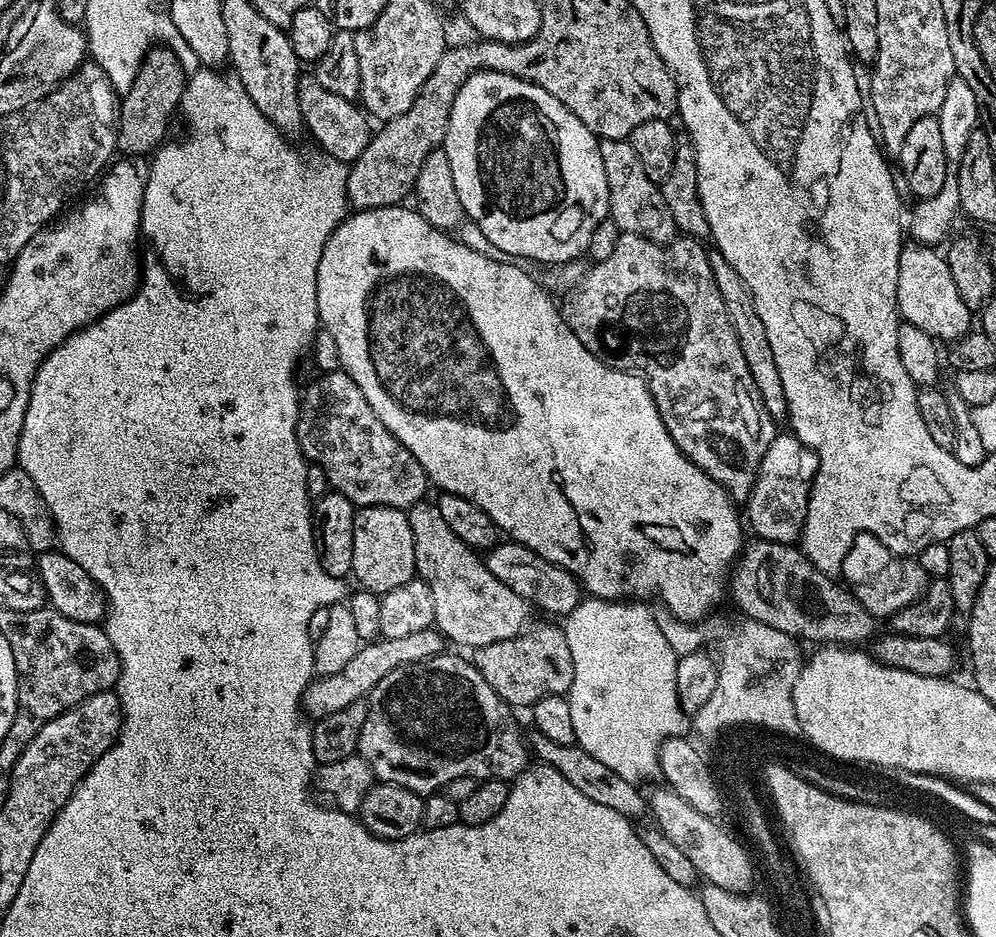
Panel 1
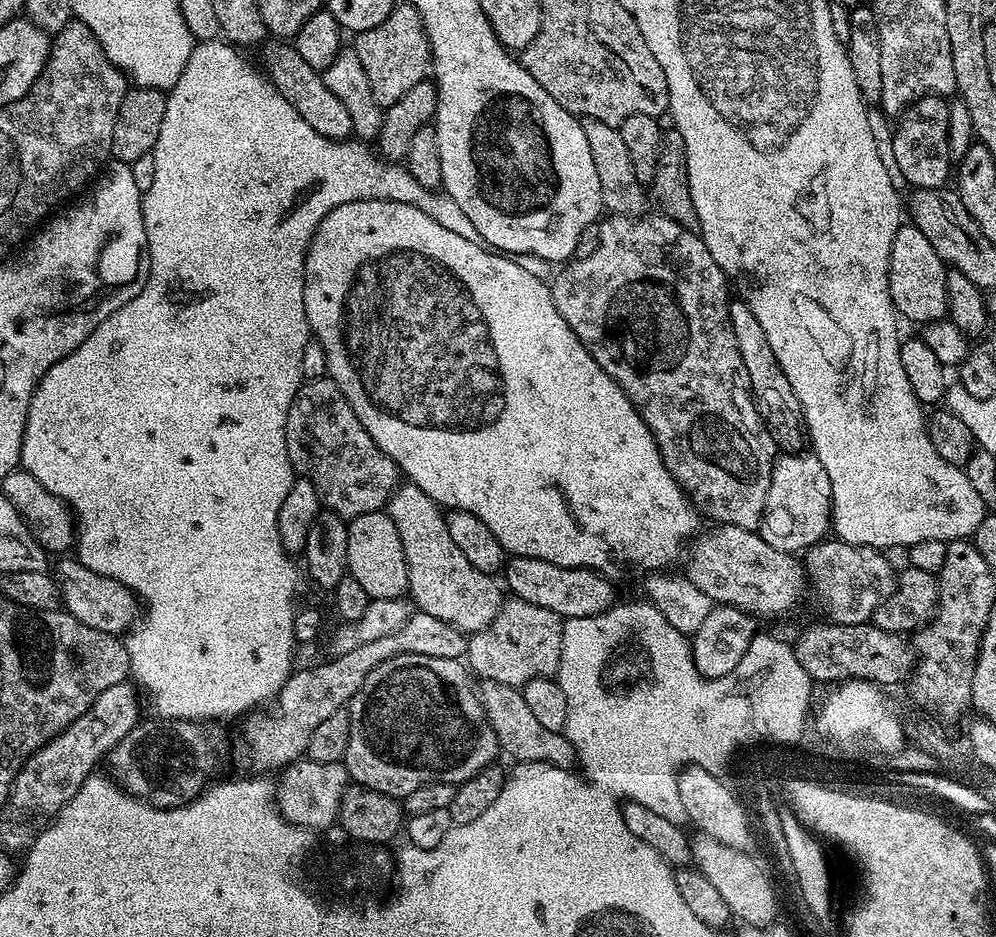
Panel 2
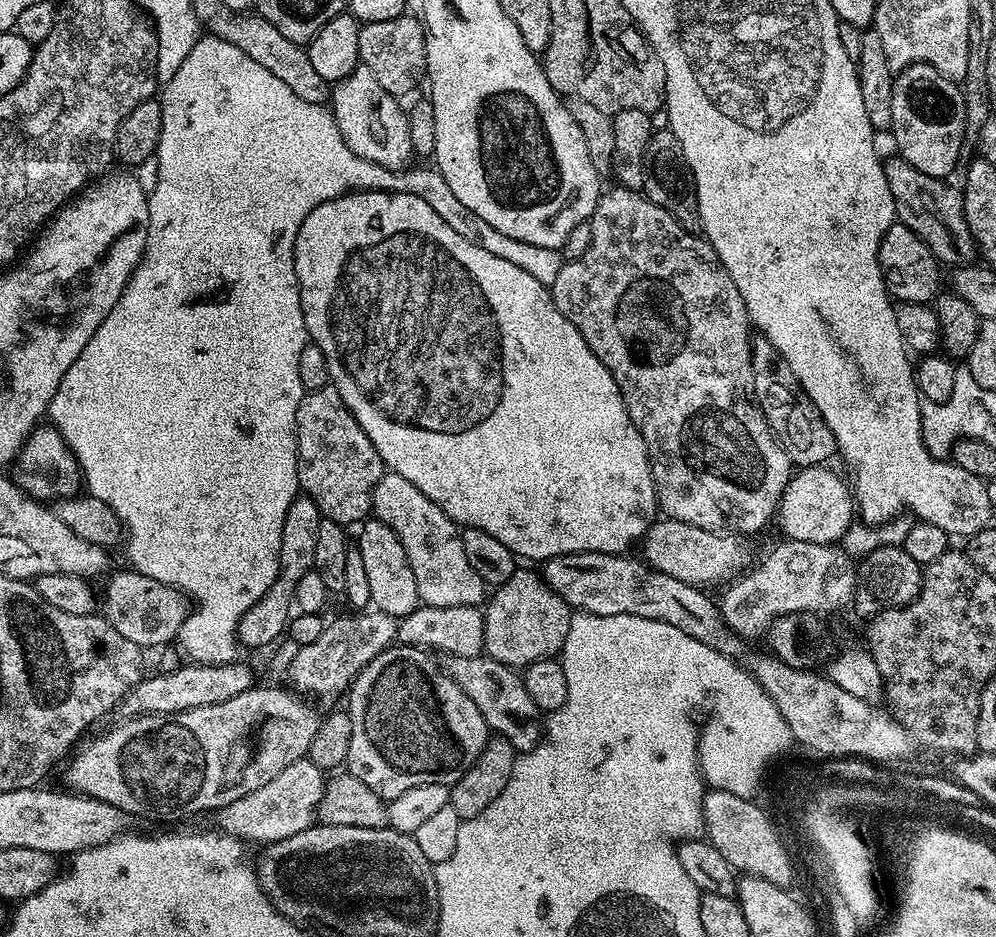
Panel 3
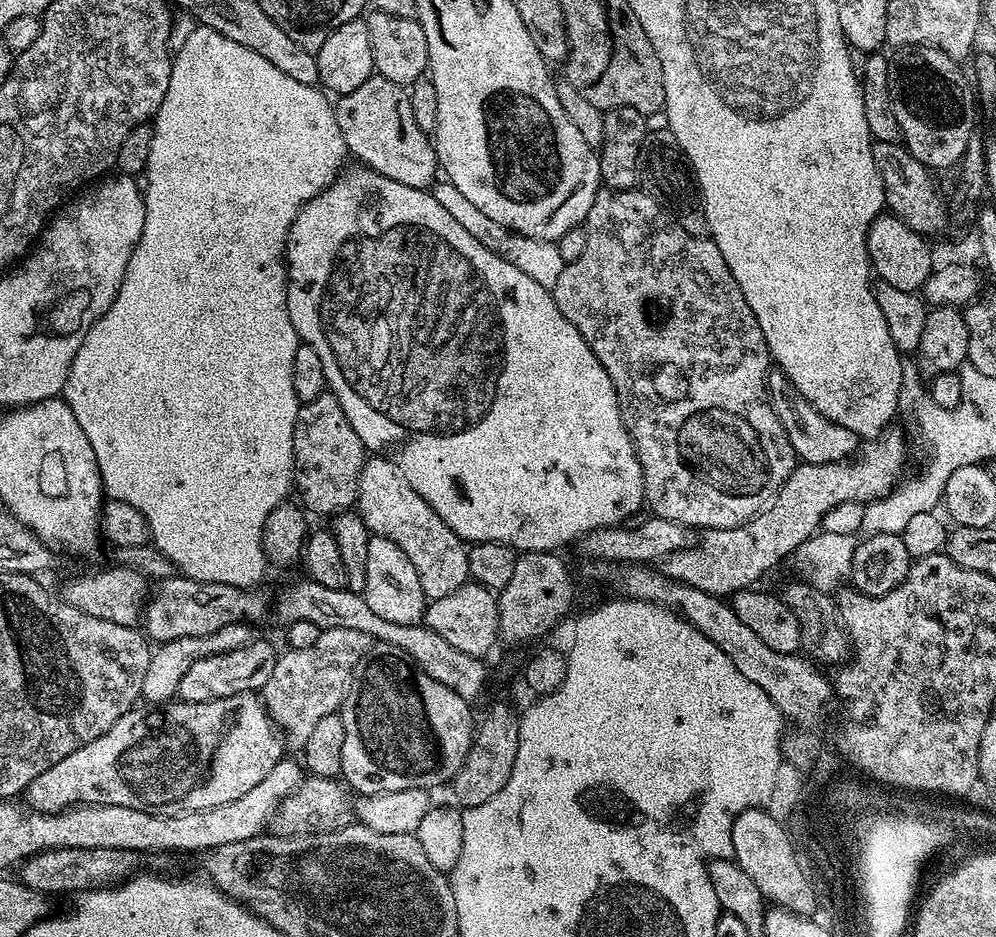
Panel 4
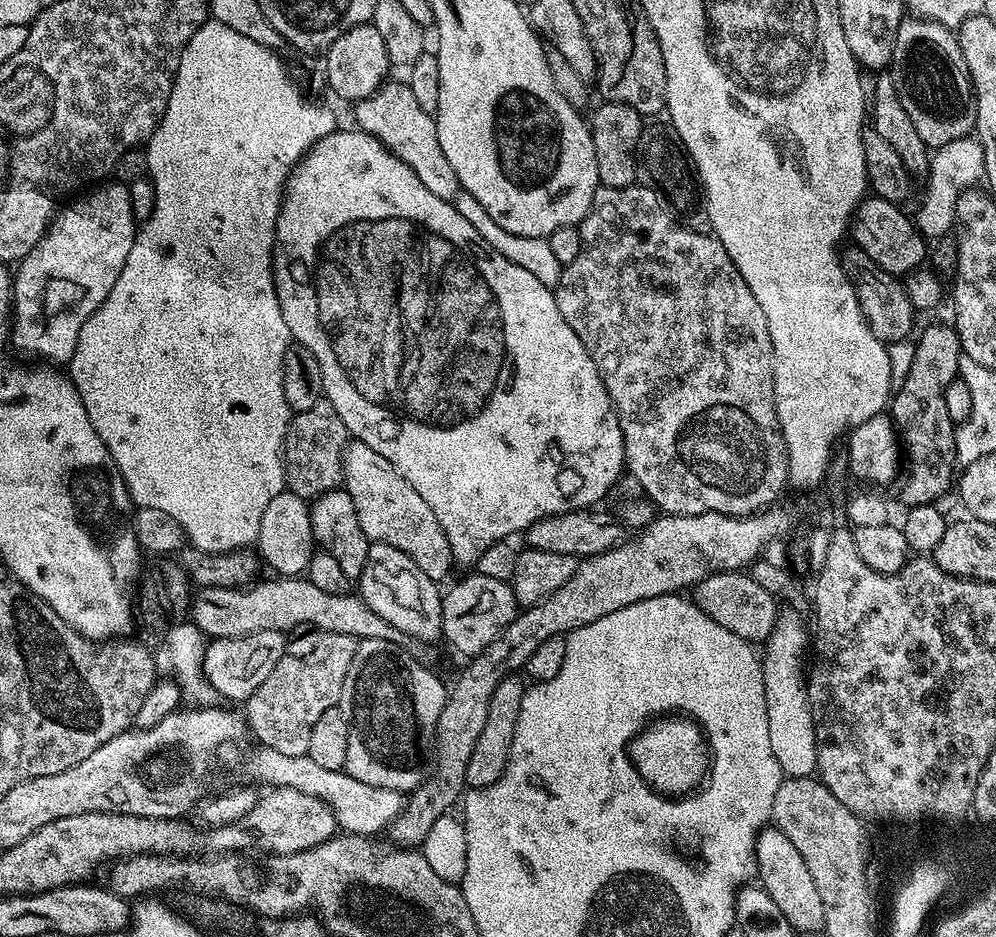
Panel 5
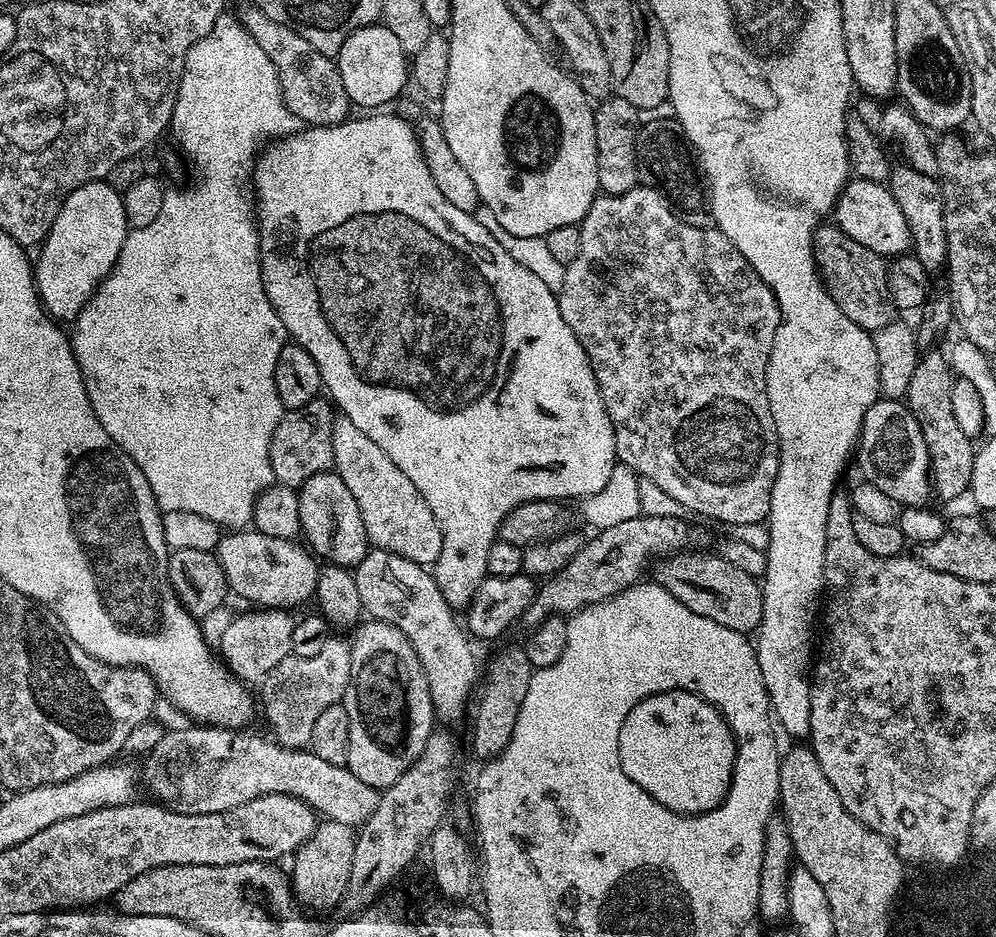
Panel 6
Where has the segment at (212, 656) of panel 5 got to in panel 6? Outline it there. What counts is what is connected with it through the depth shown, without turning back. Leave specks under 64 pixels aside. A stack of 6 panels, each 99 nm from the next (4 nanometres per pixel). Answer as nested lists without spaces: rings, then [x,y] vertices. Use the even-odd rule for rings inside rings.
[[[260,608],[248,611],[252,612],[244,612],[241,616],[232,616],[229,619],[229,626],[226,627],[226,632],[222,634],[218,643],[218,652],[220,649],[221,654],[225,656],[223,659],[237,681],[256,680],[255,682],[260,682],[270,674],[270,670],[274,670],[274,666],[278,666],[278,662],[282,662],[282,658],[292,655],[292,635],[296,620],[294,616],[291,616],[291,611],[283,608]]]

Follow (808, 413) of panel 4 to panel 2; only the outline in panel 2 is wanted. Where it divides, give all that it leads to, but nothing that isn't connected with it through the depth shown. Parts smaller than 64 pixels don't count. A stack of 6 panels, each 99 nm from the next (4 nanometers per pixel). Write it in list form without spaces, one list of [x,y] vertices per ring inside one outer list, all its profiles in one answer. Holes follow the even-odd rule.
[[[736,298],[729,303],[728,313],[734,330],[734,342],[738,342],[738,354],[742,354],[746,374],[750,374],[750,386],[756,408],[760,411],[768,432],[776,441],[777,449],[785,453],[805,451],[804,412],[800,409],[794,390],[790,390],[790,382],[786,382],[786,374],[782,374],[782,366],[778,366],[778,358],[774,358],[774,349],[762,331],[762,325],[758,323],[758,318],[754,318],[754,310],[750,310],[743,298]]]

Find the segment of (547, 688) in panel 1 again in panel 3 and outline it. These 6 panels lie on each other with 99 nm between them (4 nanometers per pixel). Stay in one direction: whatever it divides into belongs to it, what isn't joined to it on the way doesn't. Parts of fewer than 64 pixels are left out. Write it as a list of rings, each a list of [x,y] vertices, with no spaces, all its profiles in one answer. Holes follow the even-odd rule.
[[[517,570],[505,584],[487,597],[484,614],[484,652],[517,670],[535,660],[555,657],[563,649],[570,630],[573,608],[554,591],[539,571]]]

